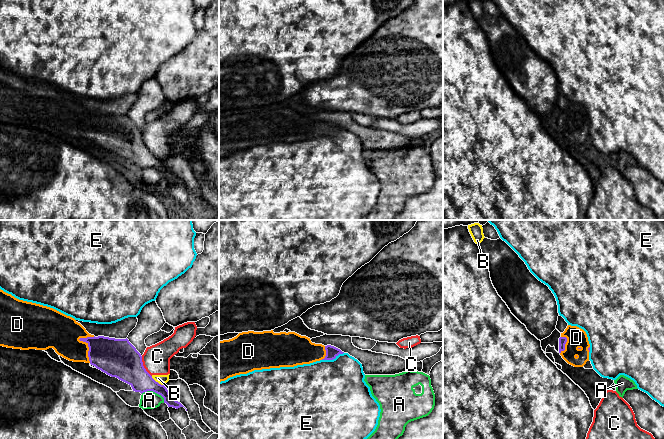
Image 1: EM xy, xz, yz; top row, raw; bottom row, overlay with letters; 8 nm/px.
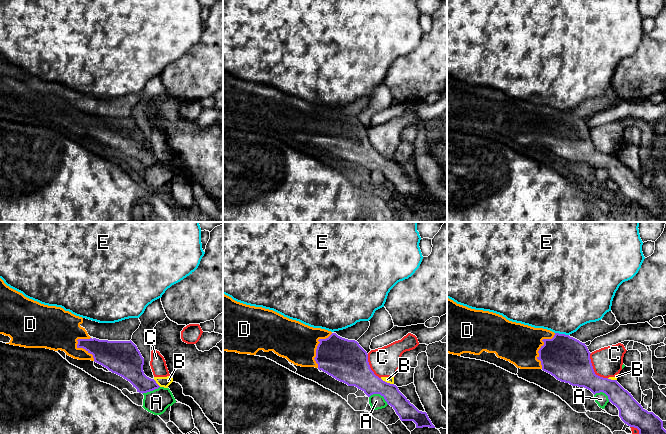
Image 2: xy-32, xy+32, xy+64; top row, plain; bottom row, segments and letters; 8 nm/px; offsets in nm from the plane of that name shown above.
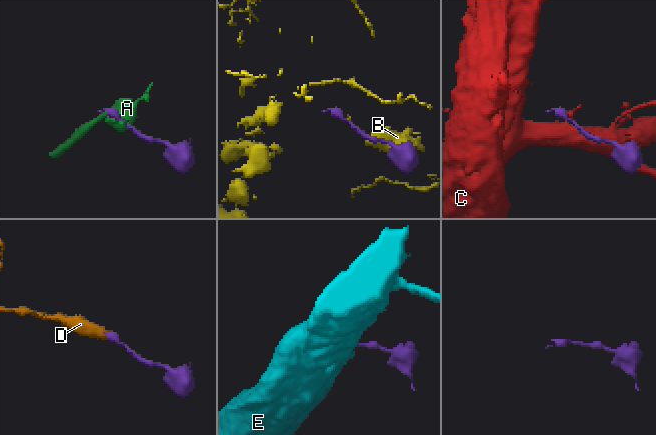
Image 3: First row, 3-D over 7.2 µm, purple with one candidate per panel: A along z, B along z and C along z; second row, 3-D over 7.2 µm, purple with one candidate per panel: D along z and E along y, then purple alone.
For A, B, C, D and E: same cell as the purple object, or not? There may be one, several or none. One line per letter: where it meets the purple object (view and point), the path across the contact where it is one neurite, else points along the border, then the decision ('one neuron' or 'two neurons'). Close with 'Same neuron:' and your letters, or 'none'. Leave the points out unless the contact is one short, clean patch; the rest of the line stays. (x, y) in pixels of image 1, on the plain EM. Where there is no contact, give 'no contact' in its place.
A: contact xy (154, 167); two neurons
B: contact xy (157, 158); two neurons
C: contact xy (143, 142); two neurons
D: contact xy (89, 124); one neuron
E: contact xz (332, 135); two neurons
Same neuron: D

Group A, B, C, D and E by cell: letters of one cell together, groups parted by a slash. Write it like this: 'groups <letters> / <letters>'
groups A / B C / D / E

